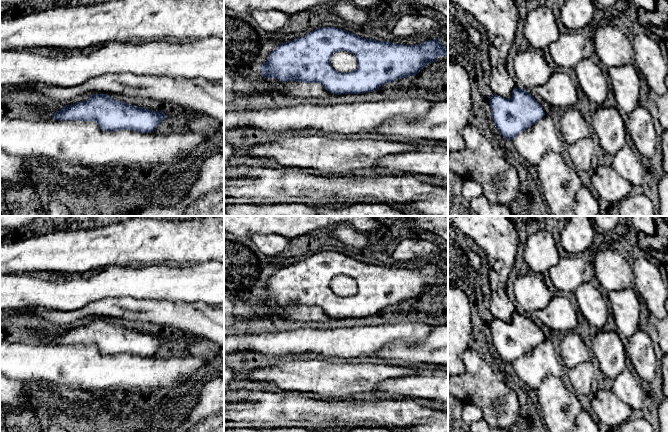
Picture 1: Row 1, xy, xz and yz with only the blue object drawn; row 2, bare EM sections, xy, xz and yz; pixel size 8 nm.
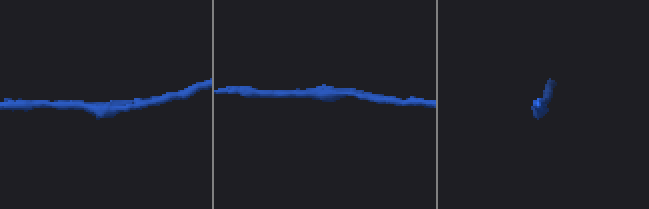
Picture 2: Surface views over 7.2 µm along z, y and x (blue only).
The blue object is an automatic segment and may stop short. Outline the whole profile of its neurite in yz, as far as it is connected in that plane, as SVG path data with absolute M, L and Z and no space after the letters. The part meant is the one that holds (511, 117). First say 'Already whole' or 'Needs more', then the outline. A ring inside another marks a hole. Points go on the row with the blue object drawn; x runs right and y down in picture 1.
Already whole. M517 87L510 99L493 94L489 104L496 128L509 141L545 116L542 105L526 90Z

